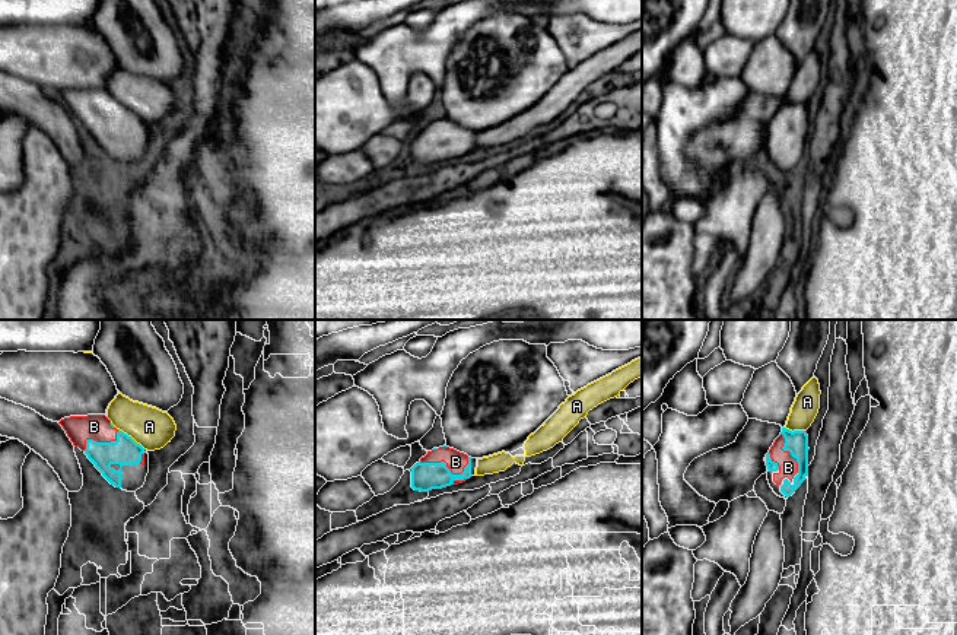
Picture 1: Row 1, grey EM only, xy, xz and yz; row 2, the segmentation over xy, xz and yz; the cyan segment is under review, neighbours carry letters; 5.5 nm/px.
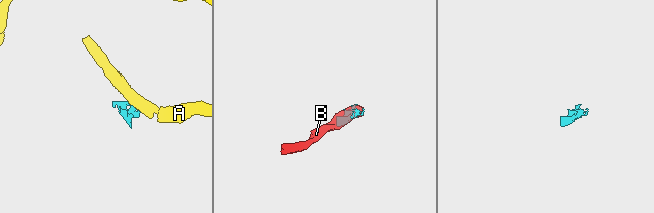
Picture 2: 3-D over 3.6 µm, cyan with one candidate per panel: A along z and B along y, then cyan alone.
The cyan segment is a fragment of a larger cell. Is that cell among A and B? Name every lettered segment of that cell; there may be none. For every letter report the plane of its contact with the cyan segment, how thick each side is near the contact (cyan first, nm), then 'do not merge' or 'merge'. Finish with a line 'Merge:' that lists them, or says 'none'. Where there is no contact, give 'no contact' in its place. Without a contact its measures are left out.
A: contact in xy; calibres 160 and 220 nm; do not merge
B: contact in xz; calibres 160 and 110 nm; merge
Merge: B

